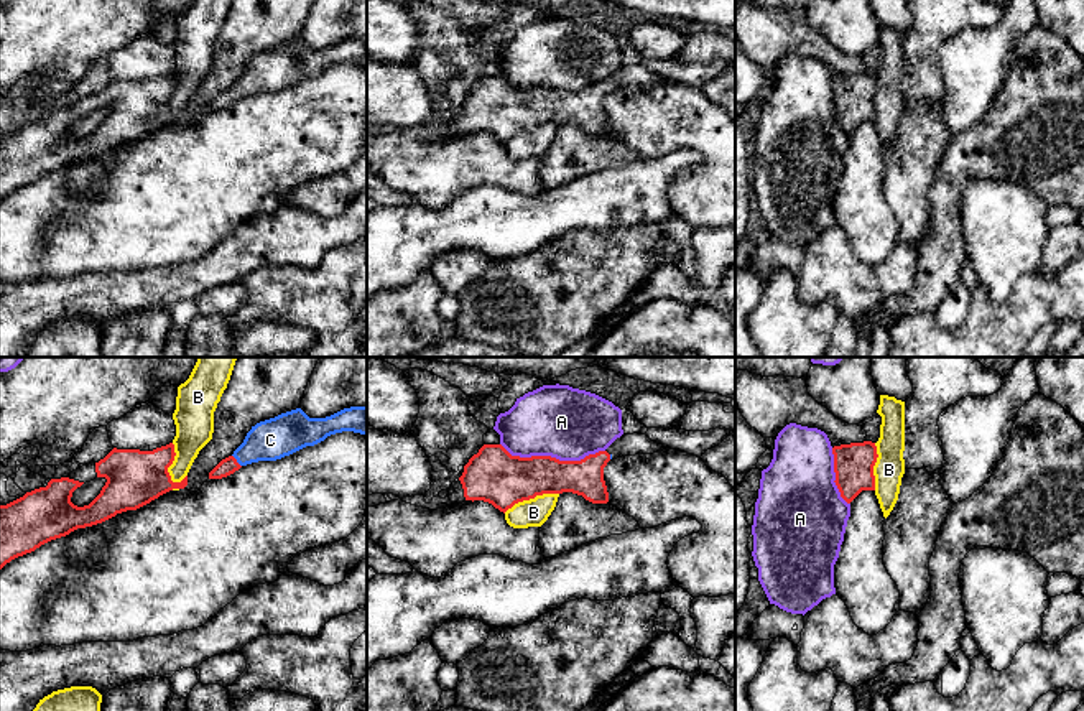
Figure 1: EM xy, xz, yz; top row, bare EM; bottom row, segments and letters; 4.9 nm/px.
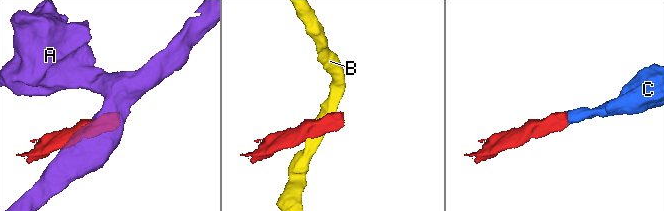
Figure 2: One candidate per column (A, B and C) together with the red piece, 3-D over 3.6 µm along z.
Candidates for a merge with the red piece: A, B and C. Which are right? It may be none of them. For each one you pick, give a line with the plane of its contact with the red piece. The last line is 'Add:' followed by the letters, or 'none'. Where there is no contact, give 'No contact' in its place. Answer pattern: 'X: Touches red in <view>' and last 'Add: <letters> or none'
C: Touches red in xy
Add: C

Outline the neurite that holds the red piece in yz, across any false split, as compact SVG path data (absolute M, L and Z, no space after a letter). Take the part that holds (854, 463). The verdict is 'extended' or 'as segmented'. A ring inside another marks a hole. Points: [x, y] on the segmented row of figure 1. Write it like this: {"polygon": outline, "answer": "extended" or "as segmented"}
{"polygon": "M872 441L832 448L836 486L841 497L850 504L862 490L875 490L873 466L877 446Z", "answer": "as segmented"}

